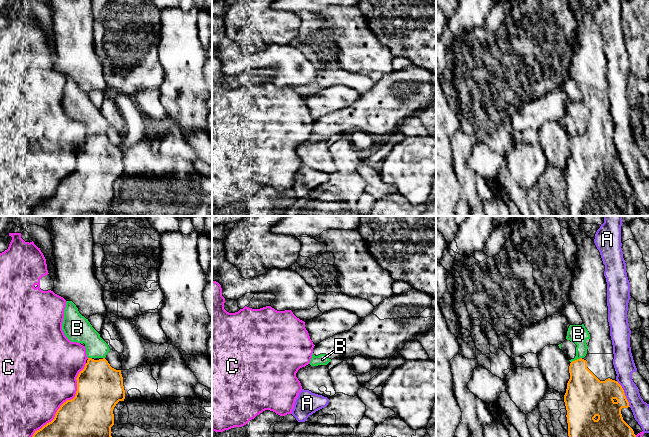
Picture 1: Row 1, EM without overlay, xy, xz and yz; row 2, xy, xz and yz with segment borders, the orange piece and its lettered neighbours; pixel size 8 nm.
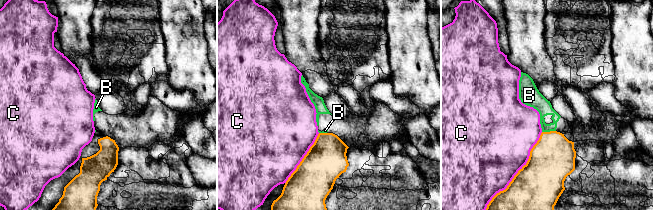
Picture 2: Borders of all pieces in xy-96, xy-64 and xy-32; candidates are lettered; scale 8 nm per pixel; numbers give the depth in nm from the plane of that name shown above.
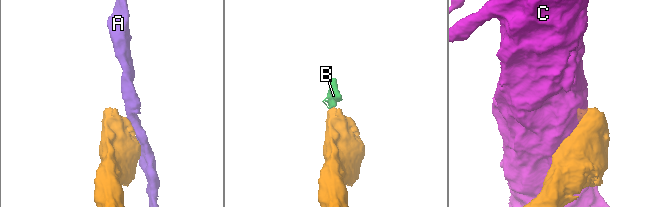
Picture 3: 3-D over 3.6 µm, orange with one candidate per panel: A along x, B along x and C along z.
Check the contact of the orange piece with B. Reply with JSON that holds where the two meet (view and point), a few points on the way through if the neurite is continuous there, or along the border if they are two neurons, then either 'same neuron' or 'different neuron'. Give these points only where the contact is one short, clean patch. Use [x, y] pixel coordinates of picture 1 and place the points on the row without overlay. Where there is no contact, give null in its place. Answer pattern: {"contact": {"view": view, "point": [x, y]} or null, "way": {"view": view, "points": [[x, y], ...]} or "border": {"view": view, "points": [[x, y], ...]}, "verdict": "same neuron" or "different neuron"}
{"contact": {"view": "yz", "point": [577, 135]}, "border": {"view": "yz", "points": [[581, 133], [571, 138]]}, "verdict": "different neuron"}

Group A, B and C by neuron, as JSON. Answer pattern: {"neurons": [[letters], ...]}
{"neurons": [["A"], ["B"], ["C"]]}

